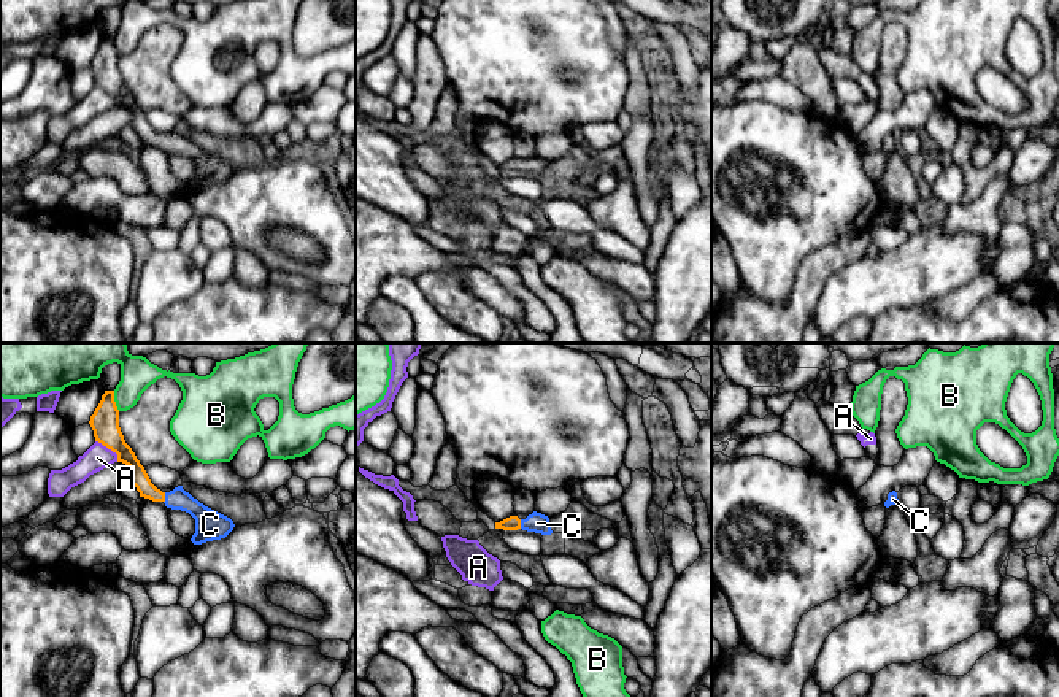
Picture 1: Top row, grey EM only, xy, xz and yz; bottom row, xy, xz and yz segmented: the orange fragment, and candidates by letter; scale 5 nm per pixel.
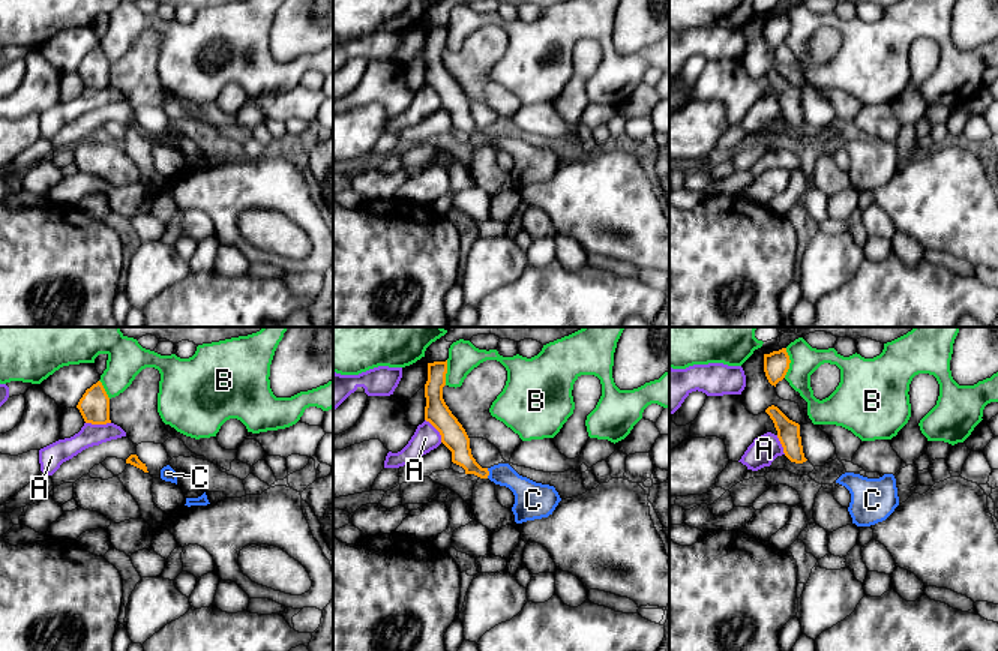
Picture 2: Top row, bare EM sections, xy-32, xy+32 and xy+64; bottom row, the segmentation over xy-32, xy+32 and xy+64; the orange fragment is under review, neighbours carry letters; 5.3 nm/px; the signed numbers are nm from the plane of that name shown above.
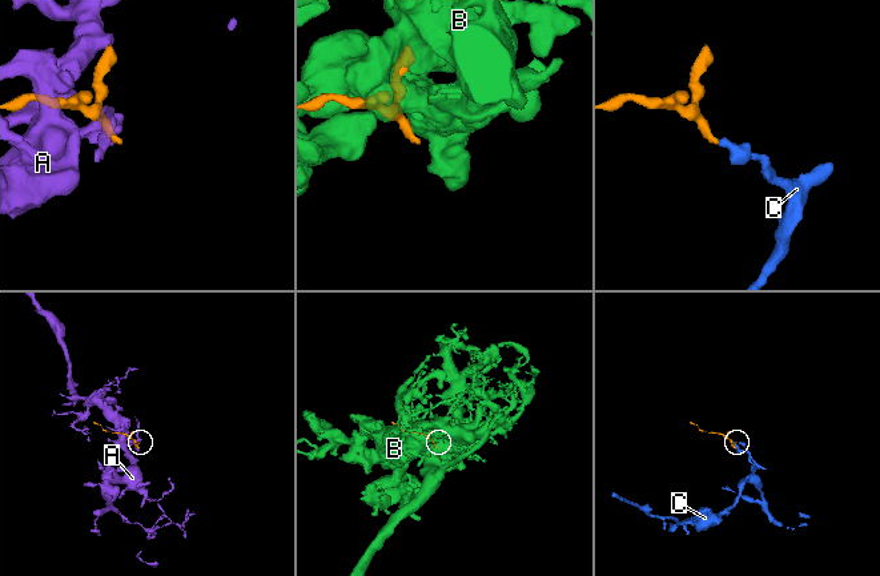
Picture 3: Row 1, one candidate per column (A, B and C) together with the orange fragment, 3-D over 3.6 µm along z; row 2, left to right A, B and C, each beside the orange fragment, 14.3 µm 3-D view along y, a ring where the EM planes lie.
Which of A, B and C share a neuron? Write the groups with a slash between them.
A / B / C

